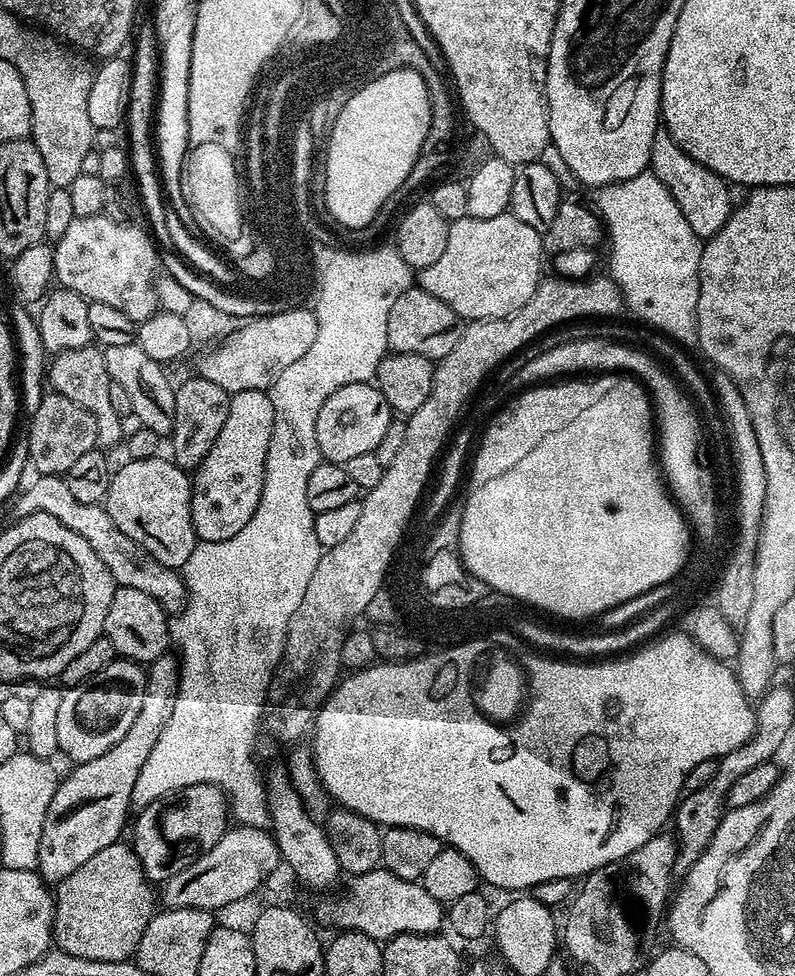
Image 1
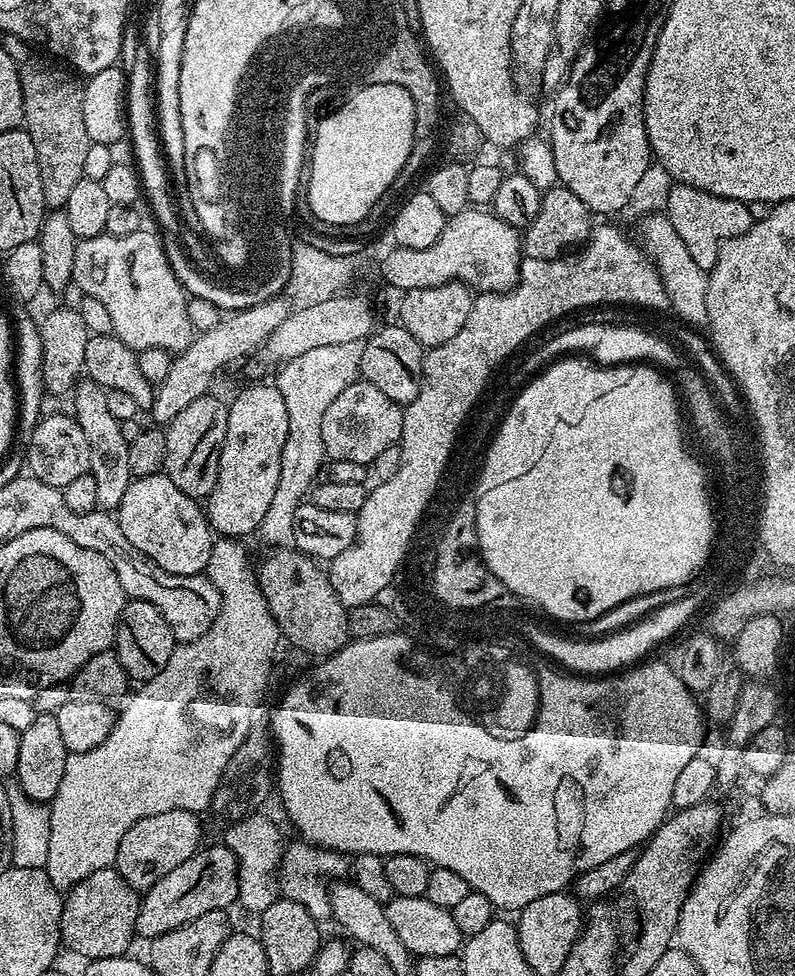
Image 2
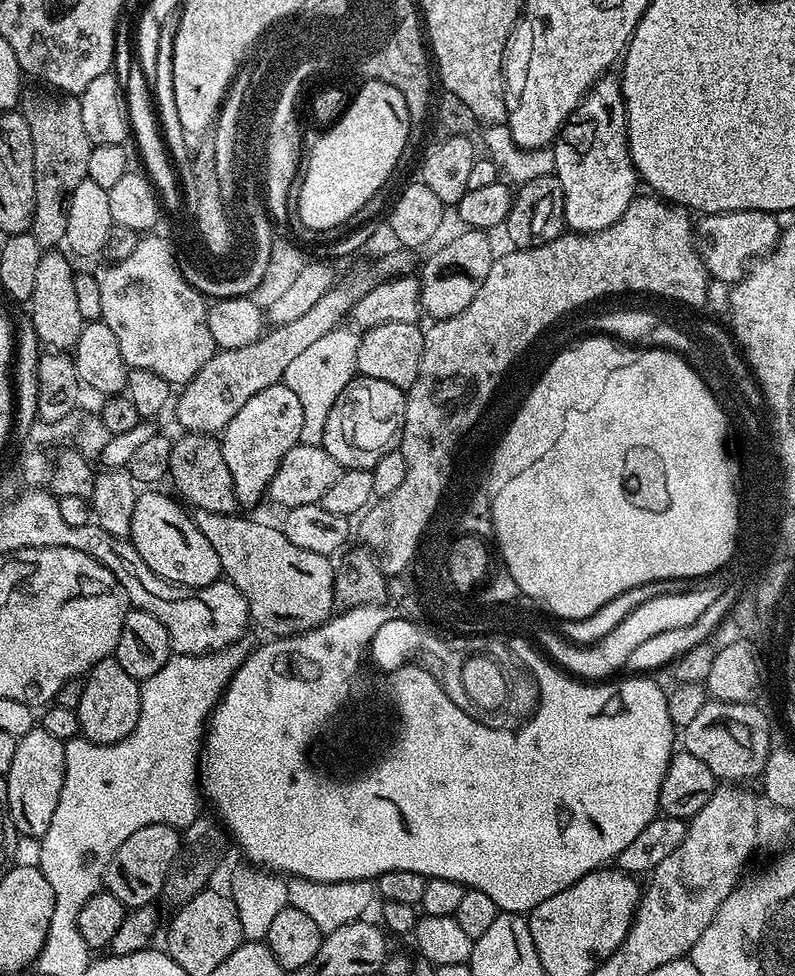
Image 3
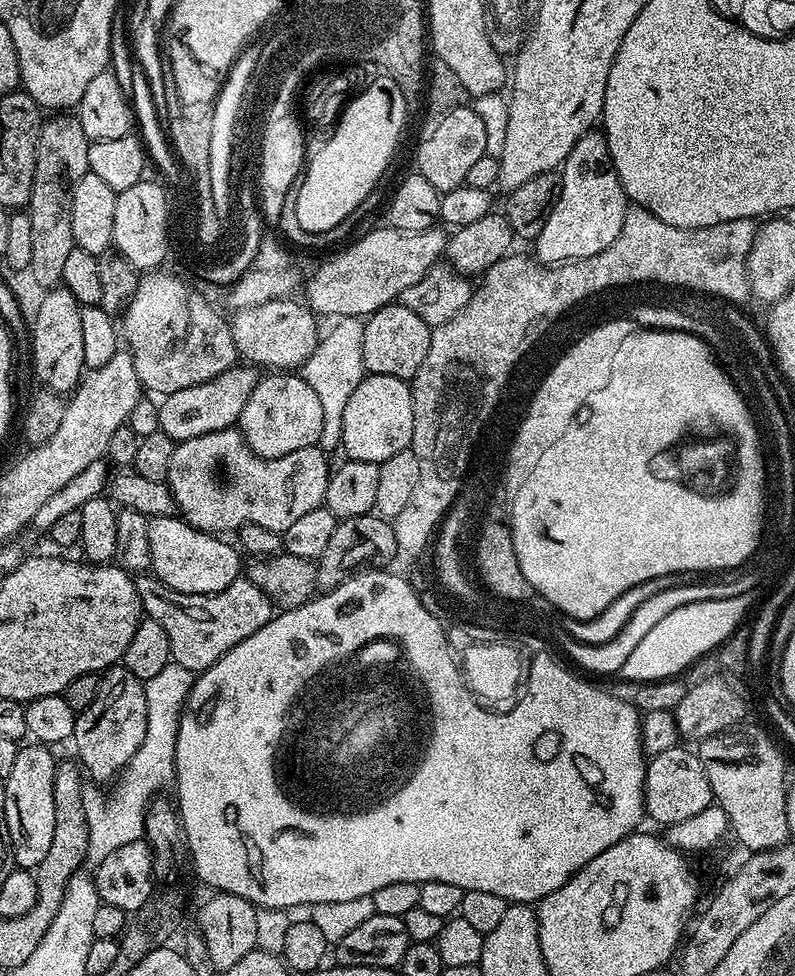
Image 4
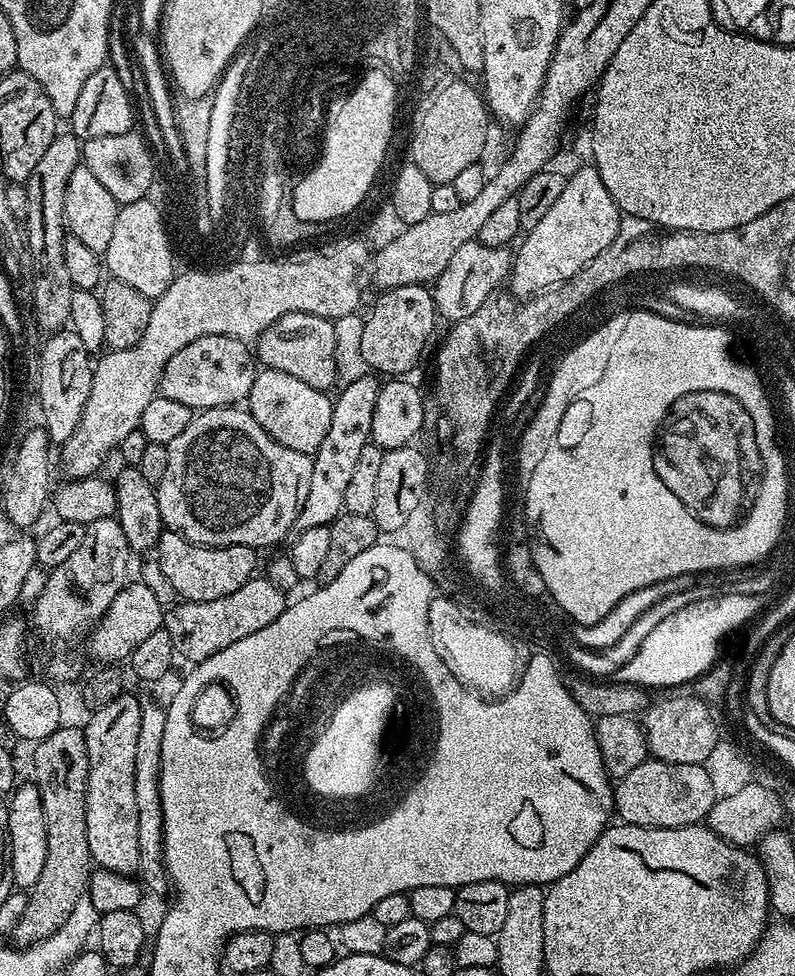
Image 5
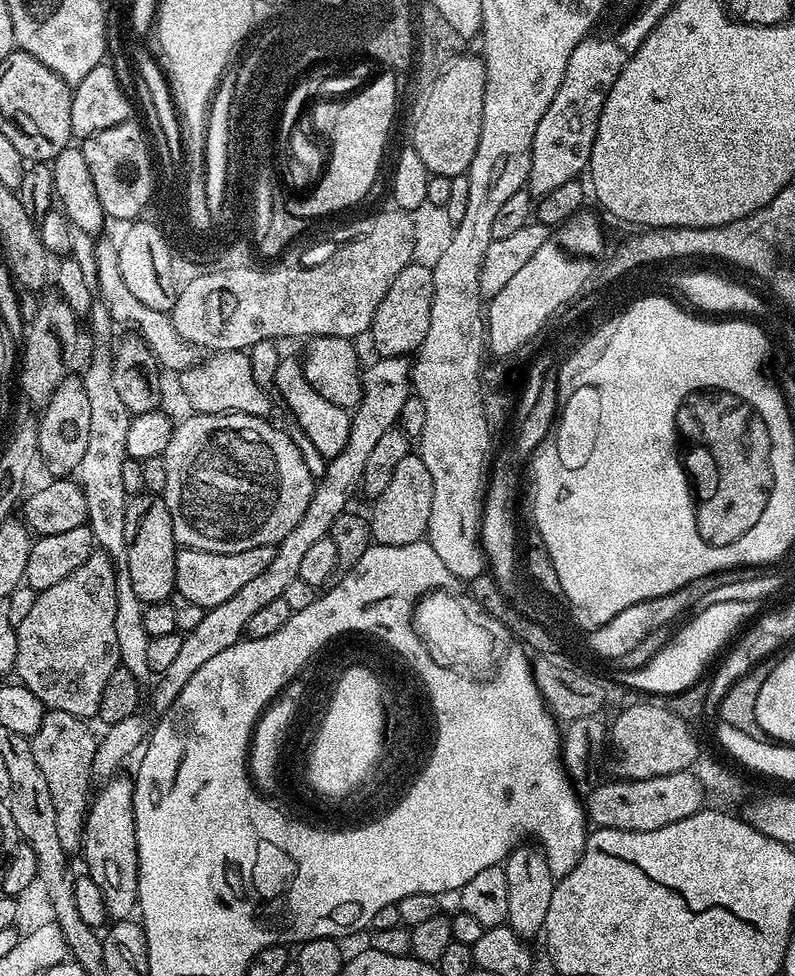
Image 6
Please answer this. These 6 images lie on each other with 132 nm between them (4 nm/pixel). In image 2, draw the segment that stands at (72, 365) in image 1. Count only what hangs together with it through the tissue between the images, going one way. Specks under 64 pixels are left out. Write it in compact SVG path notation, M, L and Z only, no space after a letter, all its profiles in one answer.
M87 378L81 379L72 394L74 398L74 409L72 414L76 417L77 422L82 426L82 432L86 434L86 440L90 442L90 468L89 472L94 478L94 482L97 483L97 507L102 510L116 510L119 509L121 500L124 494L126 494L126 487L129 482L134 478L130 474L130 461L128 461L129 453L129 437L125 435L122 428L121 421L111 417L111 411L107 407L106 390L100 387L99 384L94 383Z

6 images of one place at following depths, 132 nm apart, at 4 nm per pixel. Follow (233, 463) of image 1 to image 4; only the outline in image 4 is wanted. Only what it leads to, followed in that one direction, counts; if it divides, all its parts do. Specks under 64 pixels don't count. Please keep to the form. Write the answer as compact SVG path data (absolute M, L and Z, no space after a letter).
M268 374L259 380L246 402L238 421L238 431L244 440L265 460L266 458L282 458L294 450L311 448L319 445L322 434L322 406L318 403L318 394L310 390L310 386L300 374Z

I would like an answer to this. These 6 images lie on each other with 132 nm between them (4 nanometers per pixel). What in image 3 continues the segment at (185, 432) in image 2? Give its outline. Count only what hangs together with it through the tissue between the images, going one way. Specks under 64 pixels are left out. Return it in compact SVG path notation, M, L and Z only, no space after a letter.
M185 433L181 437L180 440L178 438L175 441L171 450L168 475L175 488L181 493L178 493L181 499L195 509L235 515L240 505L234 494L230 470L226 469L217 441L205 433Z

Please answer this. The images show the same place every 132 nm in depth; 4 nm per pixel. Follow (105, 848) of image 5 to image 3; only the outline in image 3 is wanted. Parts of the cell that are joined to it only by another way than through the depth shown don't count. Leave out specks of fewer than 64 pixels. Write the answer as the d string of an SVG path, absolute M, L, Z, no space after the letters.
M115 658L95 664L86 673L82 702L74 709L79 735L92 744L116 744L130 735L140 717L140 686Z

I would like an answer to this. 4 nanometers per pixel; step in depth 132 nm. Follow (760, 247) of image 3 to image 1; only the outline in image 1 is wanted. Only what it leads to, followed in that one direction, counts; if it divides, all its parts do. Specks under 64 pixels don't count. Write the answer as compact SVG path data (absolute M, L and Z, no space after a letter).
M667 130L656 133L650 171L658 178L658 182L662 182L662 186L666 186L666 190L670 190L686 222L690 222L690 230L694 230L701 241L707 242L711 236L718 234L718 230L722 230L722 226L726 226L734 207L734 199L728 193L728 181L714 174L714 170L706 170L706 166L702 166L700 162L694 162L694 158L690 158L690 154L686 154L686 150L682 150L682 146L674 142Z

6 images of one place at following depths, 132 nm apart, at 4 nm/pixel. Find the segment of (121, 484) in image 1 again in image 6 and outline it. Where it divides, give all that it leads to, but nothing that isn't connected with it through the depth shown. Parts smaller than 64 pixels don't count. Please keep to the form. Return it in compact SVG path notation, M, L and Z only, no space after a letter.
M271 544L254 546L238 554L214 554L206 550L180 548L175 560L172 561L172 573L176 579L175 591L205 610L214 608L237 594L251 579L257 578L258 574L272 562L274 554L275 547Z

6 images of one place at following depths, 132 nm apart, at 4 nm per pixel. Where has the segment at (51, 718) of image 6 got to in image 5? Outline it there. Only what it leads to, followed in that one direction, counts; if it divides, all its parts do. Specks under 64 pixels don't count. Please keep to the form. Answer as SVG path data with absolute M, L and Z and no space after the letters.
M62 726L50 734L50 738L39 741L32 752L32 776L38 794L42 798L42 810L46 818L46 862L38 874L38 882L28 892L26 911L18 926L12 929L11 939L20 946L40 945L43 939L50 938L74 910L77 897L87 889L88 879L92 877L94 865L90 854L90 842L86 842L86 782L88 781L88 755L86 738L79 727Z

